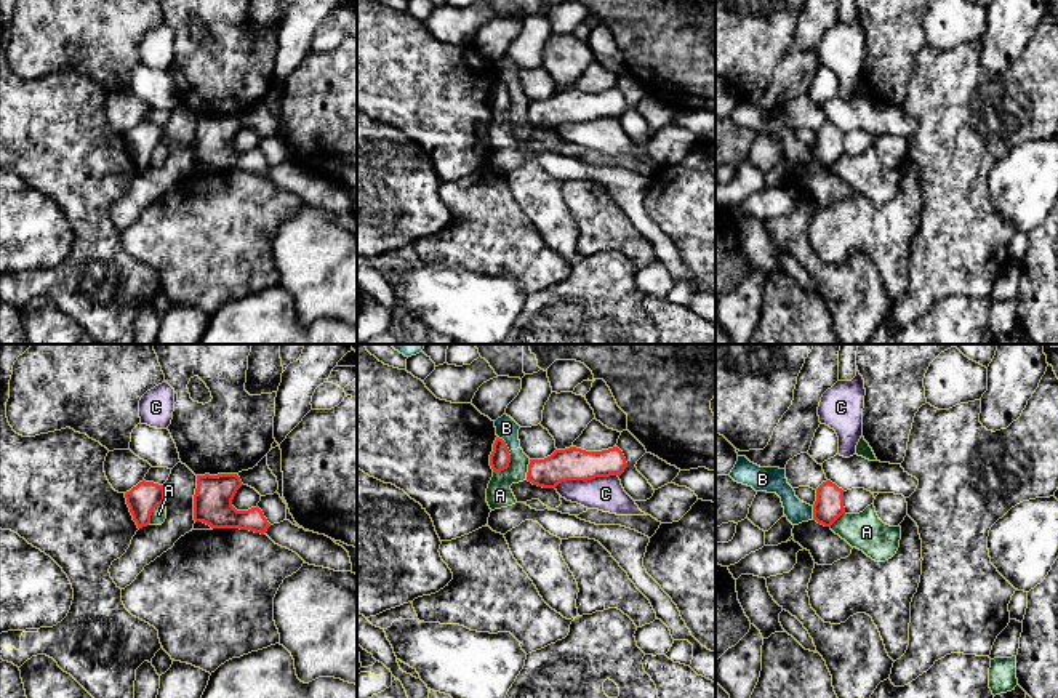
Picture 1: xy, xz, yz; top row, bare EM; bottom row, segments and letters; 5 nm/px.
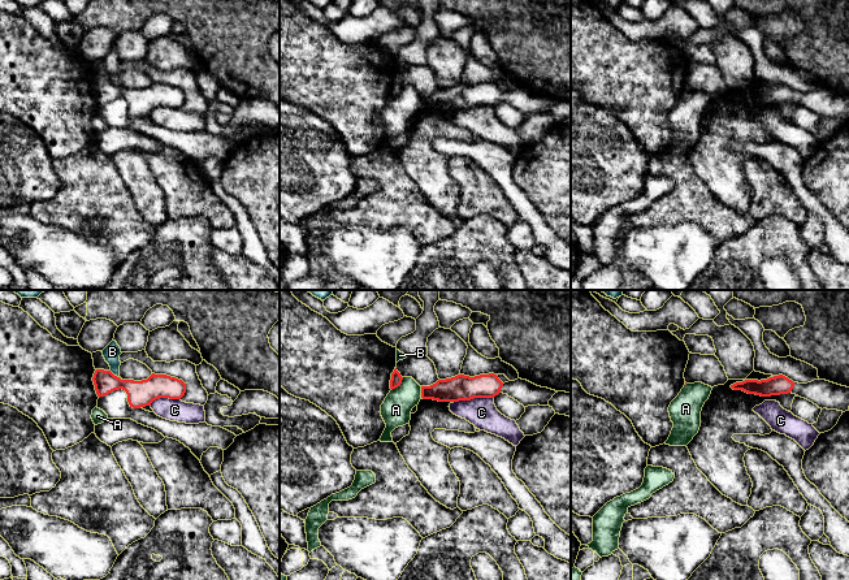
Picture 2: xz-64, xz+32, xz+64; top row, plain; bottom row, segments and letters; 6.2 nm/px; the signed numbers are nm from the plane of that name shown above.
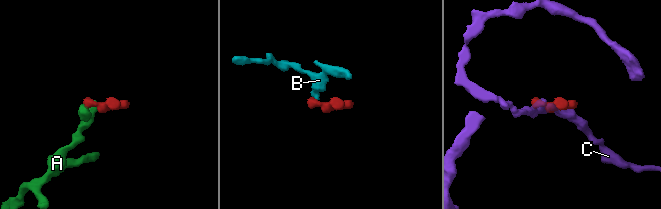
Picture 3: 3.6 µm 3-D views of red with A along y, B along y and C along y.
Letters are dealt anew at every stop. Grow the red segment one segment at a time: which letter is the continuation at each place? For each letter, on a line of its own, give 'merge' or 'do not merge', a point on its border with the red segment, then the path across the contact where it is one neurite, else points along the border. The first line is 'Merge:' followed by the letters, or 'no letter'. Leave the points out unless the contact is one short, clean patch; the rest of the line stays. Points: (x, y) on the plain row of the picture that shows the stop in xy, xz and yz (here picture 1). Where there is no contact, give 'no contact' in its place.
Merge: no letter
A: do not merge; meets red in xz at (508, 108); border along xz (509, 93), (509, 106), (493, 114)
B: do not merge; meets red in xz at (504, 85); border along xz (498, 77), (509, 92)
C: do not merge; meets red in xz at (586, 120); border along xz (618, 117), (567, 120), (554, 128)

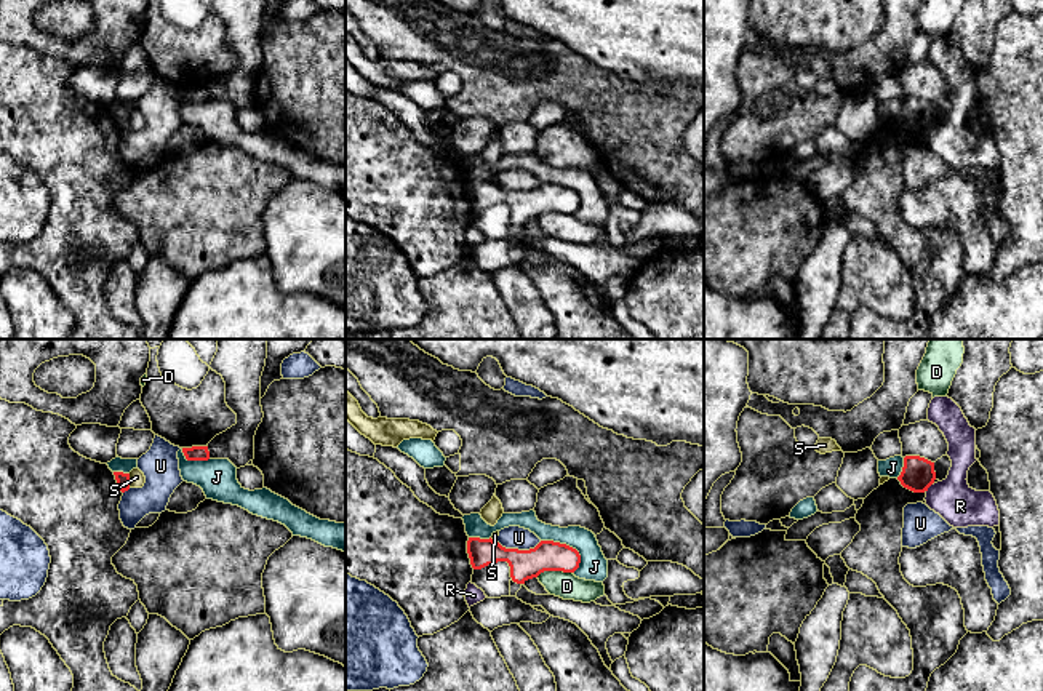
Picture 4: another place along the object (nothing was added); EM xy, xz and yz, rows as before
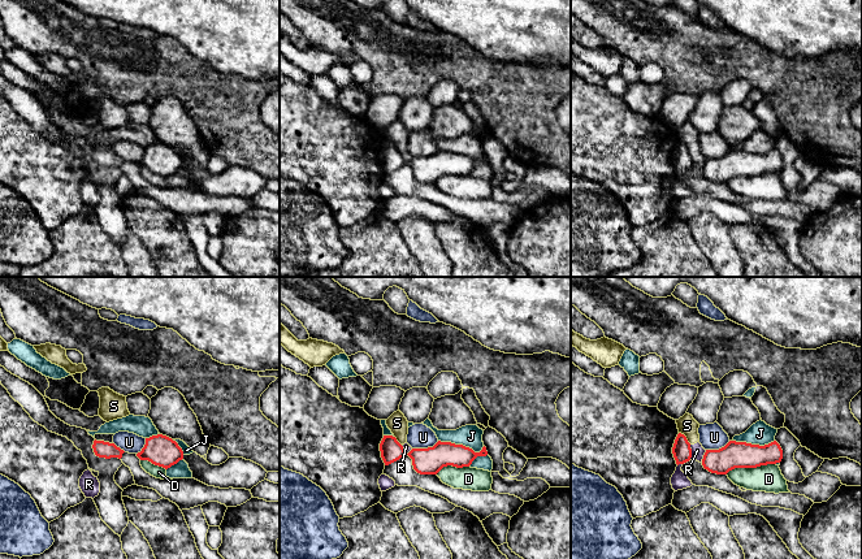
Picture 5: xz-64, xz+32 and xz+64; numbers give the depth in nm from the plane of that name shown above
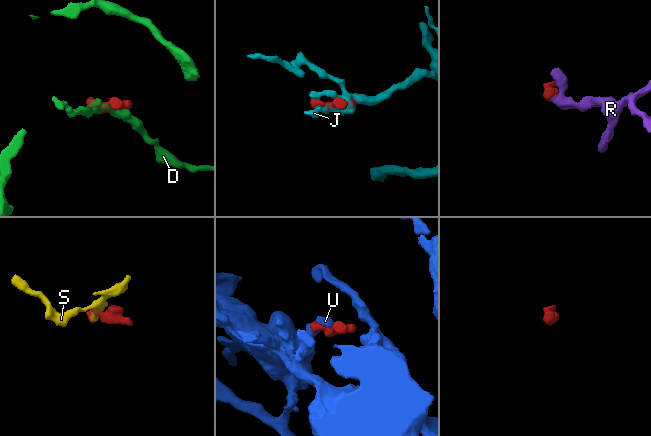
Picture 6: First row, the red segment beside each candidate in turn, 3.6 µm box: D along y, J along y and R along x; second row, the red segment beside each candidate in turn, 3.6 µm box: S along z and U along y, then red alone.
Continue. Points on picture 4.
Merge: no letter
D: do not merge; meets red in xz at (554, 211); border along xz (571, 213), (541, 213), (536, 218)
J: do not merge; meets red in xz at (565, 186)
R: do not merge; meets red in yz at (928, 128); border along yz (931, 125), (927, 133)
S: do not merge; meets red in xy at (128, 122); border along xy (128, 115), (130, 128)
U: do not merge; meets red in xz at (517, 191)

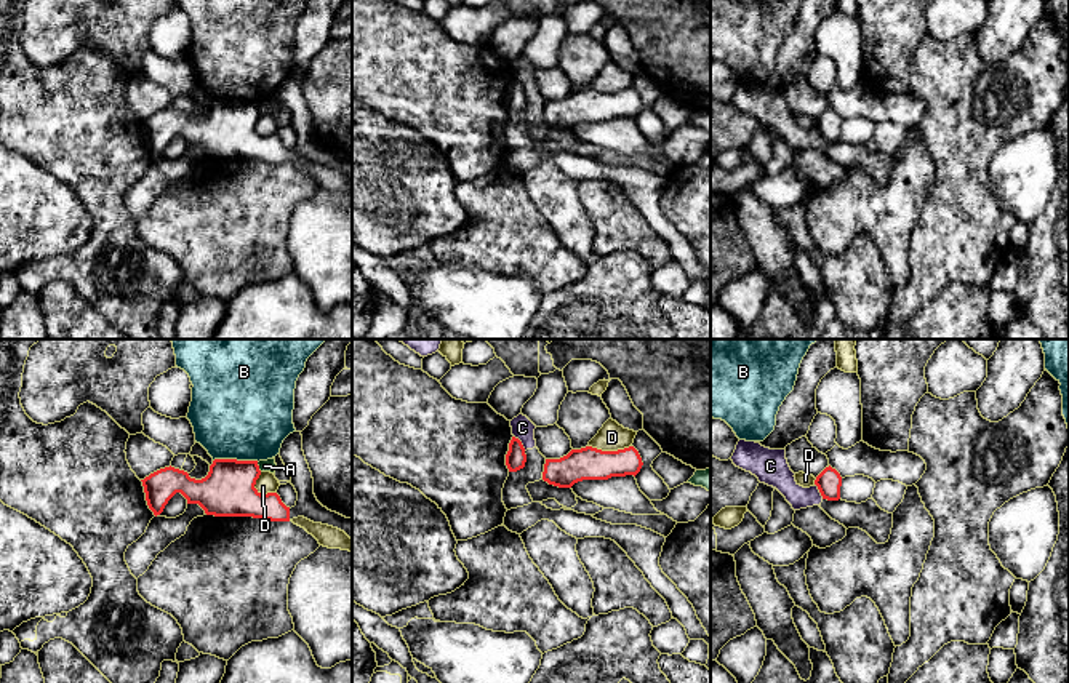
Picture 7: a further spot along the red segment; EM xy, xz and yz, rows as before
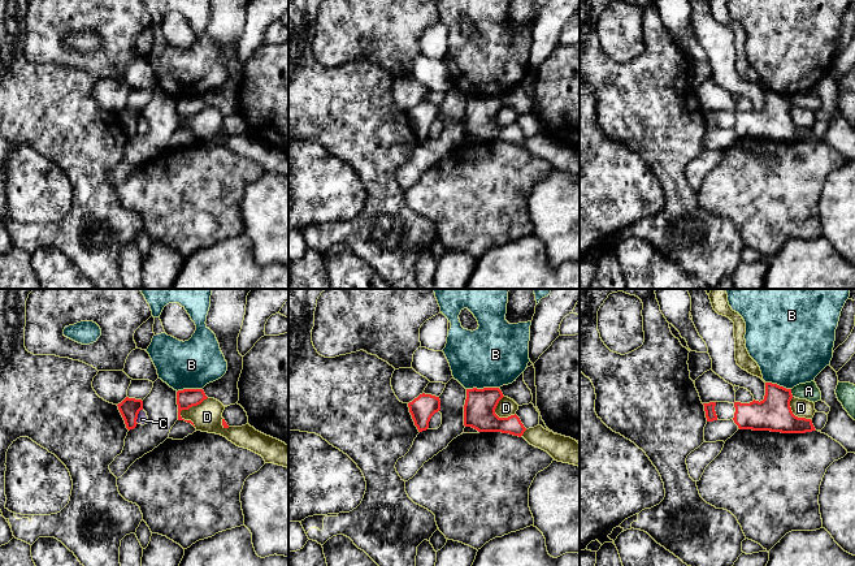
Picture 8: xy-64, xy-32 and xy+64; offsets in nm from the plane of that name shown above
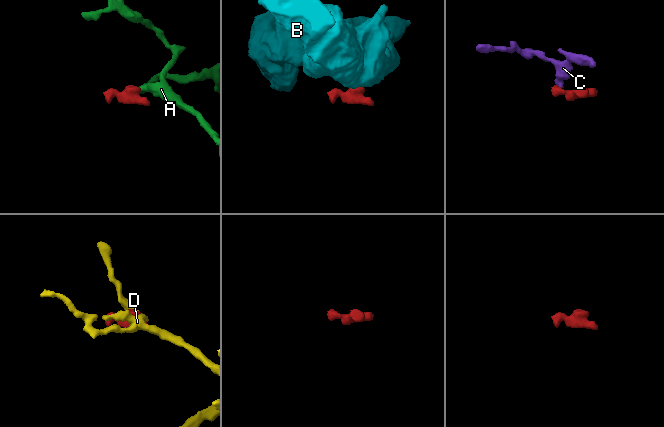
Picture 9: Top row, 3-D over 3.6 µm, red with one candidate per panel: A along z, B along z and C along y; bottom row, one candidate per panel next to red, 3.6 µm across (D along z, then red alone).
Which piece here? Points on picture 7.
Merge: no letter
A: do not merge; meets red in xy at (258, 109); border along xy (256, 104), (261, 112)
B: do not merge; meets red in xy at (236, 101); border along xy (213, 101), (258, 103)
C: do not merge; meets red in xz at (520, 85); border along xz (514, 77), (525, 91)
D: do not merge; meets red in xz at (610, 93)

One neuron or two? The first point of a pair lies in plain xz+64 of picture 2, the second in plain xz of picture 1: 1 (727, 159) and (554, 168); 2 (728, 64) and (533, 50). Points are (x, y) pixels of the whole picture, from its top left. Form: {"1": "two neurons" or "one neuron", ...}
{"1": "two neurons", "2": "two neurons"}

